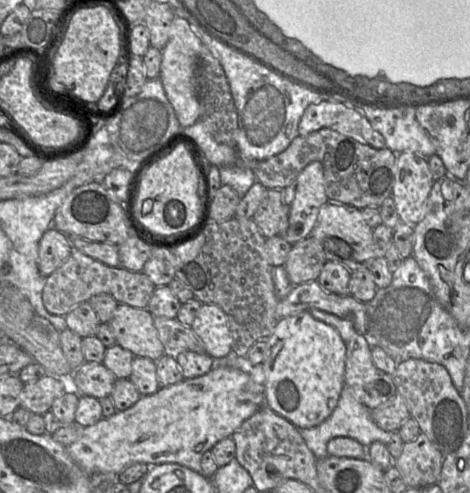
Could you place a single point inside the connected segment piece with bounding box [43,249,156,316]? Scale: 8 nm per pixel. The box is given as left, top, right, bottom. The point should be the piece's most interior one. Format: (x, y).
(80, 277)

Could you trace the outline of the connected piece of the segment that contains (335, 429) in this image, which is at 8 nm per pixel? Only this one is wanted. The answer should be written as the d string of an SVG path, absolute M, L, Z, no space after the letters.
M344 386L338 404L332 414L317 426L310 428L298 428L300 434L304 438L307 446L319 458L329 456L327 444L334 437L344 436L357 440L364 446L369 446L374 441L381 441L388 444L391 440L392 433L381 429L373 420L370 409L365 406L355 395L354 391Z

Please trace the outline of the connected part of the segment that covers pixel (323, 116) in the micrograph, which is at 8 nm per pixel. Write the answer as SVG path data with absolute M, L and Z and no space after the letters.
M336 97L336 103L314 103L309 105L298 124L298 134L307 135L322 128L360 139L375 149L385 148L384 137L374 130L361 111L364 105Z

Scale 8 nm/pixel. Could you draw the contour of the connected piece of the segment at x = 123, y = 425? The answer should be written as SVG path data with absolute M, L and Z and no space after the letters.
M226 365L215 366L211 371L203 376L184 379L177 384L160 387L160 389L152 395L141 396L141 398L127 410L118 411L110 417L101 418L91 426L84 427L80 437L67 447L67 451L74 462L90 476L99 472L120 474L125 468L134 463L145 463L150 467L163 463L178 463L196 472L202 473L201 460L203 454L208 450L212 450L214 445L220 440L231 437L234 432L240 428L242 423L250 418L263 405L267 405L266 389L264 384L258 383L249 373L240 368Z

